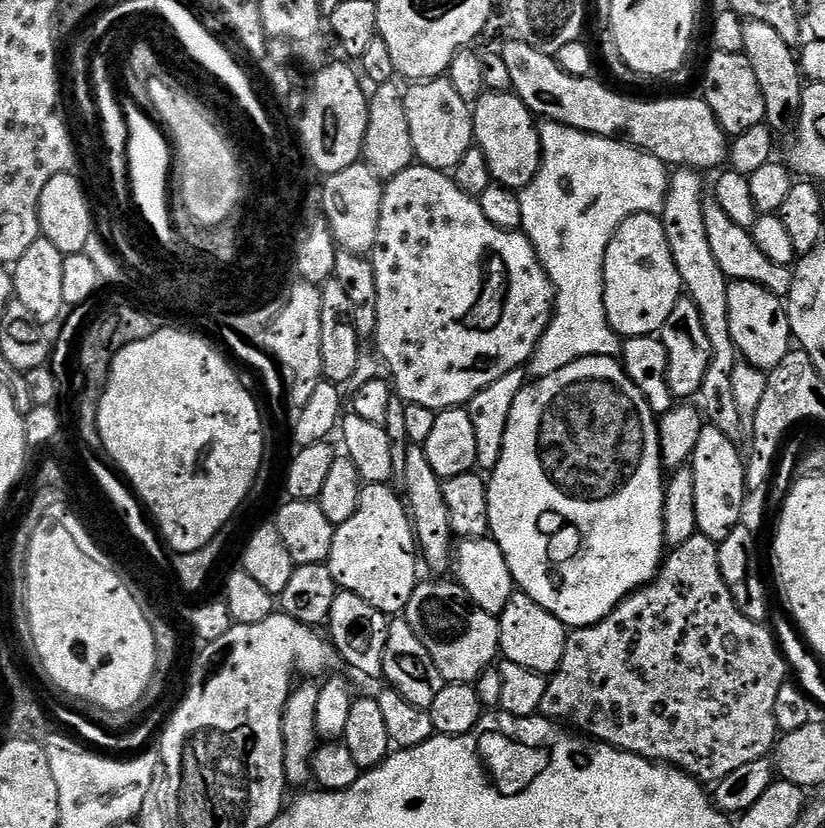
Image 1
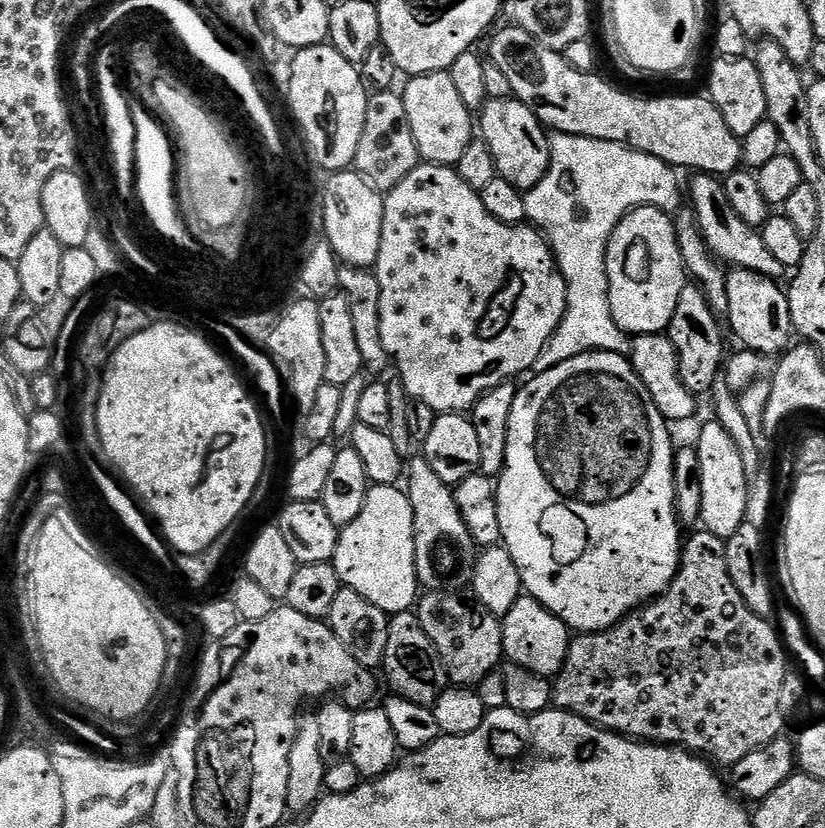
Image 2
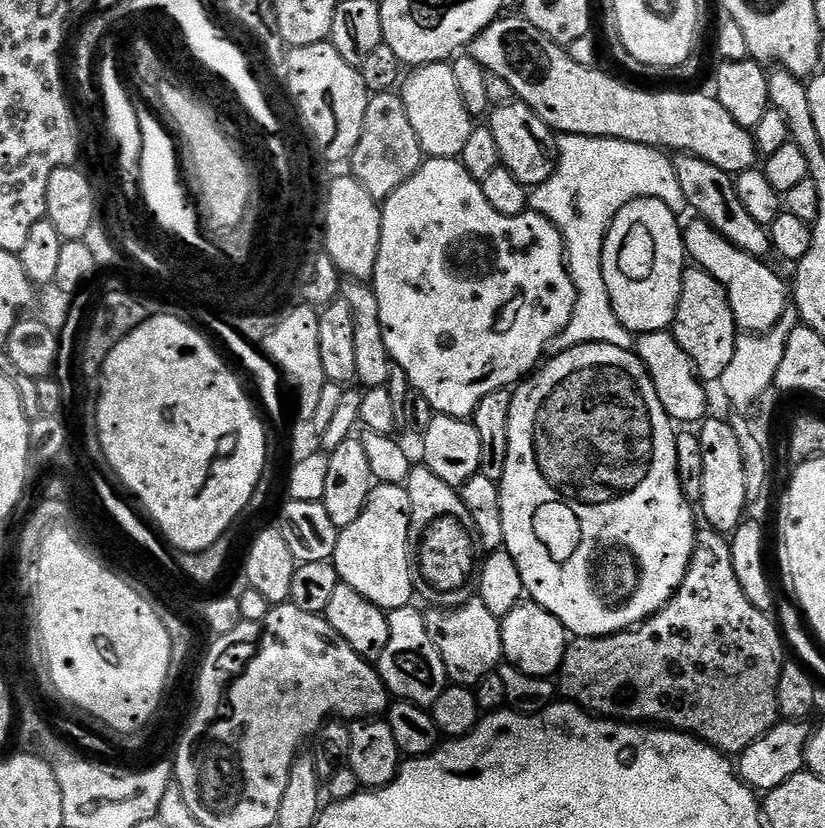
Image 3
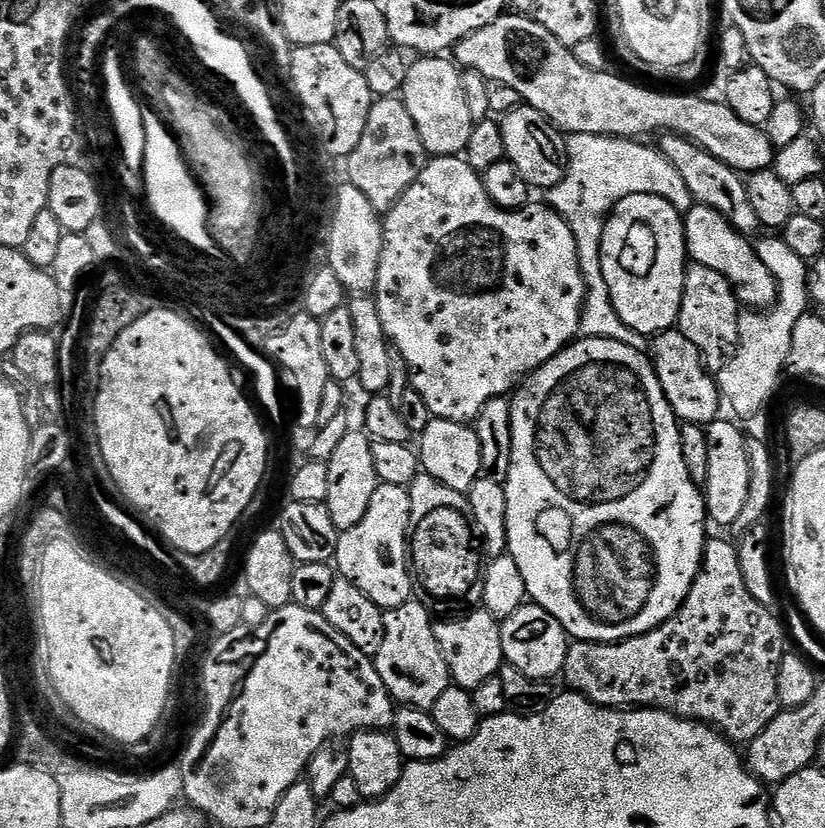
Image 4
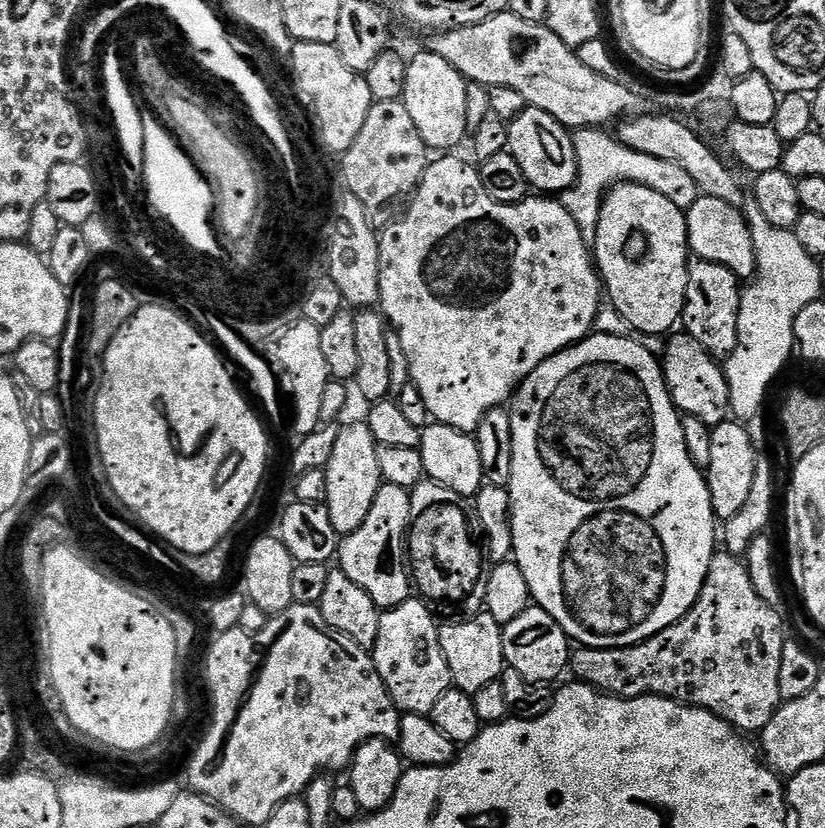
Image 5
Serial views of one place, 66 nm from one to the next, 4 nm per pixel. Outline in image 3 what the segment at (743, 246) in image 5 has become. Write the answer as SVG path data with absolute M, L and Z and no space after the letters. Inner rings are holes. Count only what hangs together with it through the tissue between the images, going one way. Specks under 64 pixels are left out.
M699 218L683 229L684 250L691 263L704 268L726 290L730 310L734 310L737 329L748 334L765 334L776 327L776 323L784 317L790 308L790 288L784 280L771 268L767 259L746 254L725 237L718 234L716 228Z

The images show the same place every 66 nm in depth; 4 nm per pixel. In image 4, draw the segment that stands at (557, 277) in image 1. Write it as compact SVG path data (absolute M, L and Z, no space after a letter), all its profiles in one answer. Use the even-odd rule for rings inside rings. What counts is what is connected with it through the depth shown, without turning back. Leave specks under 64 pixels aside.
M571 134L567 141L568 169L562 182L558 182L547 193L547 203L570 226L574 242L578 246L580 269L588 283L588 297L584 300L584 314L580 319L581 333L585 337L622 342L626 346L634 346L634 350L647 353L650 348L649 337L637 332L629 334L630 326L626 326L622 318L618 318L618 310L614 310L614 302L610 302L606 278L602 278L600 247L604 221L612 207L630 194L654 194L658 198L666 198L666 202L670 202L670 206L674 206L682 214L691 210L694 203L692 195L682 174L678 174L678 170L670 166L659 147L647 148L644 142L632 138L594 134Z

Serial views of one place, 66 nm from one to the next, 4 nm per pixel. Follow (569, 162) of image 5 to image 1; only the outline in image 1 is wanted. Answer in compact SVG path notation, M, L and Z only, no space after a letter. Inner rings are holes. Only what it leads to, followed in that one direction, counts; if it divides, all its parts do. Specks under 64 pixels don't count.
M489 92L476 101L472 108L472 135L475 147L486 154L490 174L495 183L513 190L522 190L535 180L540 169L540 129L519 96L512 92Z

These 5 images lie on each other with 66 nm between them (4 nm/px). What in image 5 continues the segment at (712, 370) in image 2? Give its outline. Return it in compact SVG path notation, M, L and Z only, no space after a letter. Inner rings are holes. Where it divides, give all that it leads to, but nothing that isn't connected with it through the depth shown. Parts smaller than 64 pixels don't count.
M695 258L688 261L688 297L684 303L683 331L699 342L711 356L727 358L735 350L738 338L738 314L742 281L726 266Z

